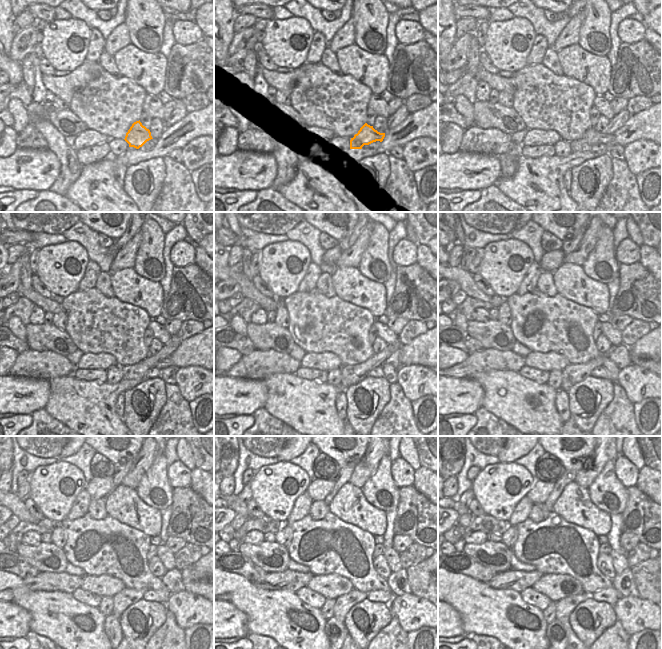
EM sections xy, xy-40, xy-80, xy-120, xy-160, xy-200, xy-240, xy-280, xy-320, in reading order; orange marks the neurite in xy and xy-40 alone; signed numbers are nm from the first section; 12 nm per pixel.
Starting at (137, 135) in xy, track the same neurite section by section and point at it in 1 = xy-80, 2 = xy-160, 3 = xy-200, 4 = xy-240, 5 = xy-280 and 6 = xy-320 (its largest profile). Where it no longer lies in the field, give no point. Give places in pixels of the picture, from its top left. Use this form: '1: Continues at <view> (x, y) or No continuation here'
1: Continues at xy-80 (592, 136)
2: Continues at xy-160 (394, 358)
3: Continues at xy-200 (620, 355)
4: Continues at xy-240 (172, 579)
5: Continues at xy-280 (398, 584)
6: Continues at xy-320 (624, 583).

